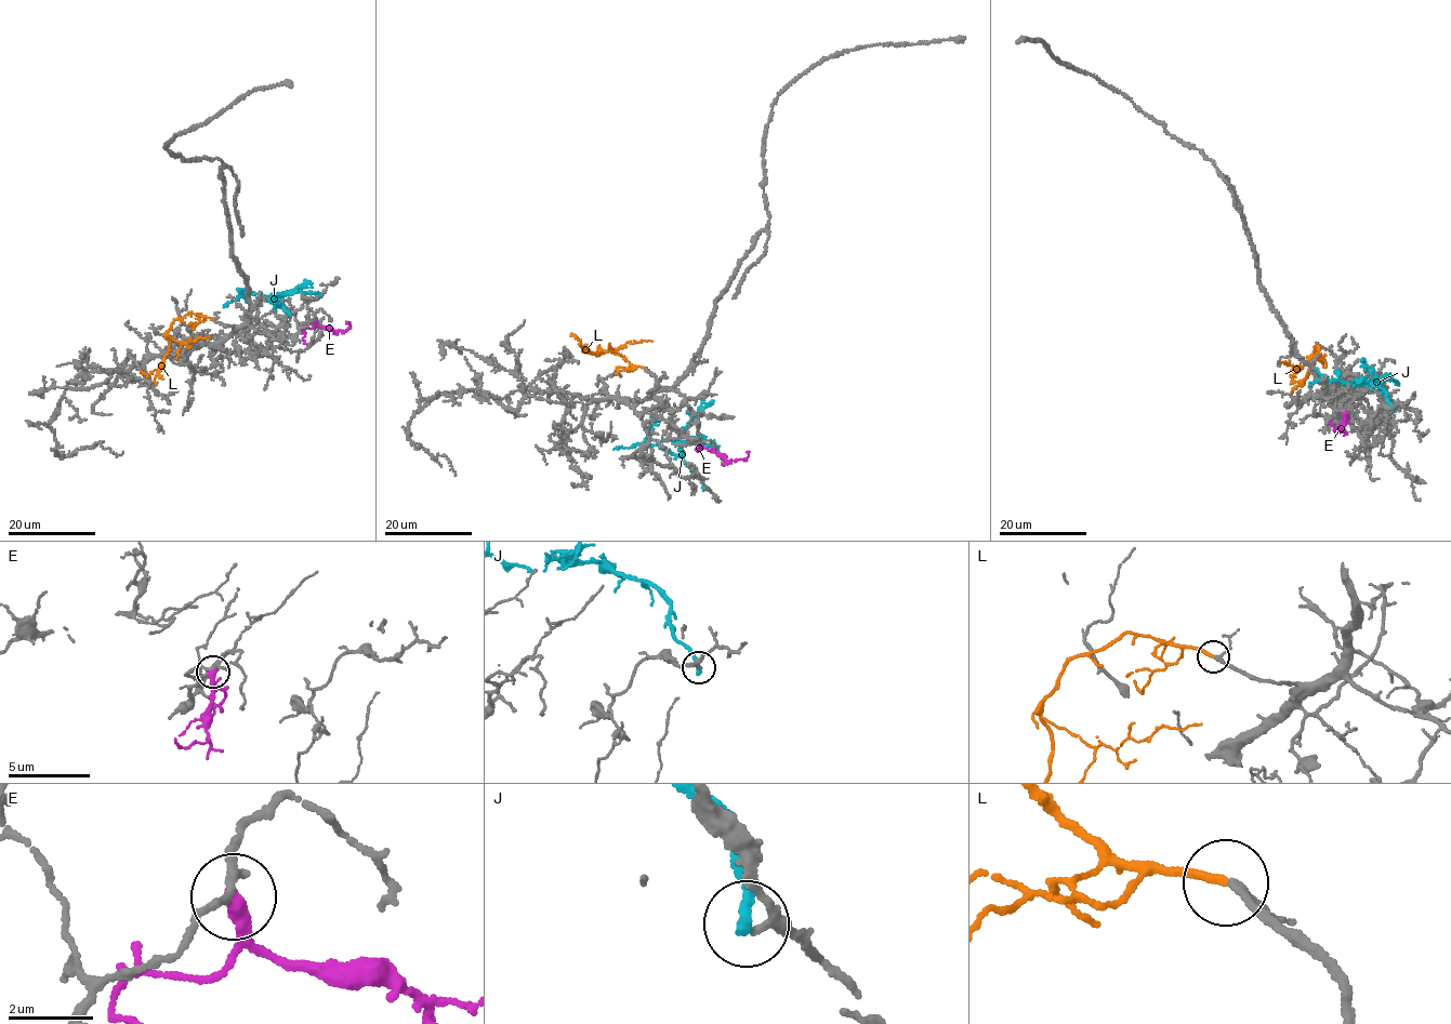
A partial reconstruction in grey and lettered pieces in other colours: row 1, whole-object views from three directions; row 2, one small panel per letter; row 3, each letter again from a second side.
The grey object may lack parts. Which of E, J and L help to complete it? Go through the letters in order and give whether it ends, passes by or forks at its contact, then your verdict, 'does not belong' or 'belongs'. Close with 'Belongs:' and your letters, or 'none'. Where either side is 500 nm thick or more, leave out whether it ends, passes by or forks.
E: it ends; does not belong
J: it ends; does not belong
L: it ends; belongs
Belongs: L

